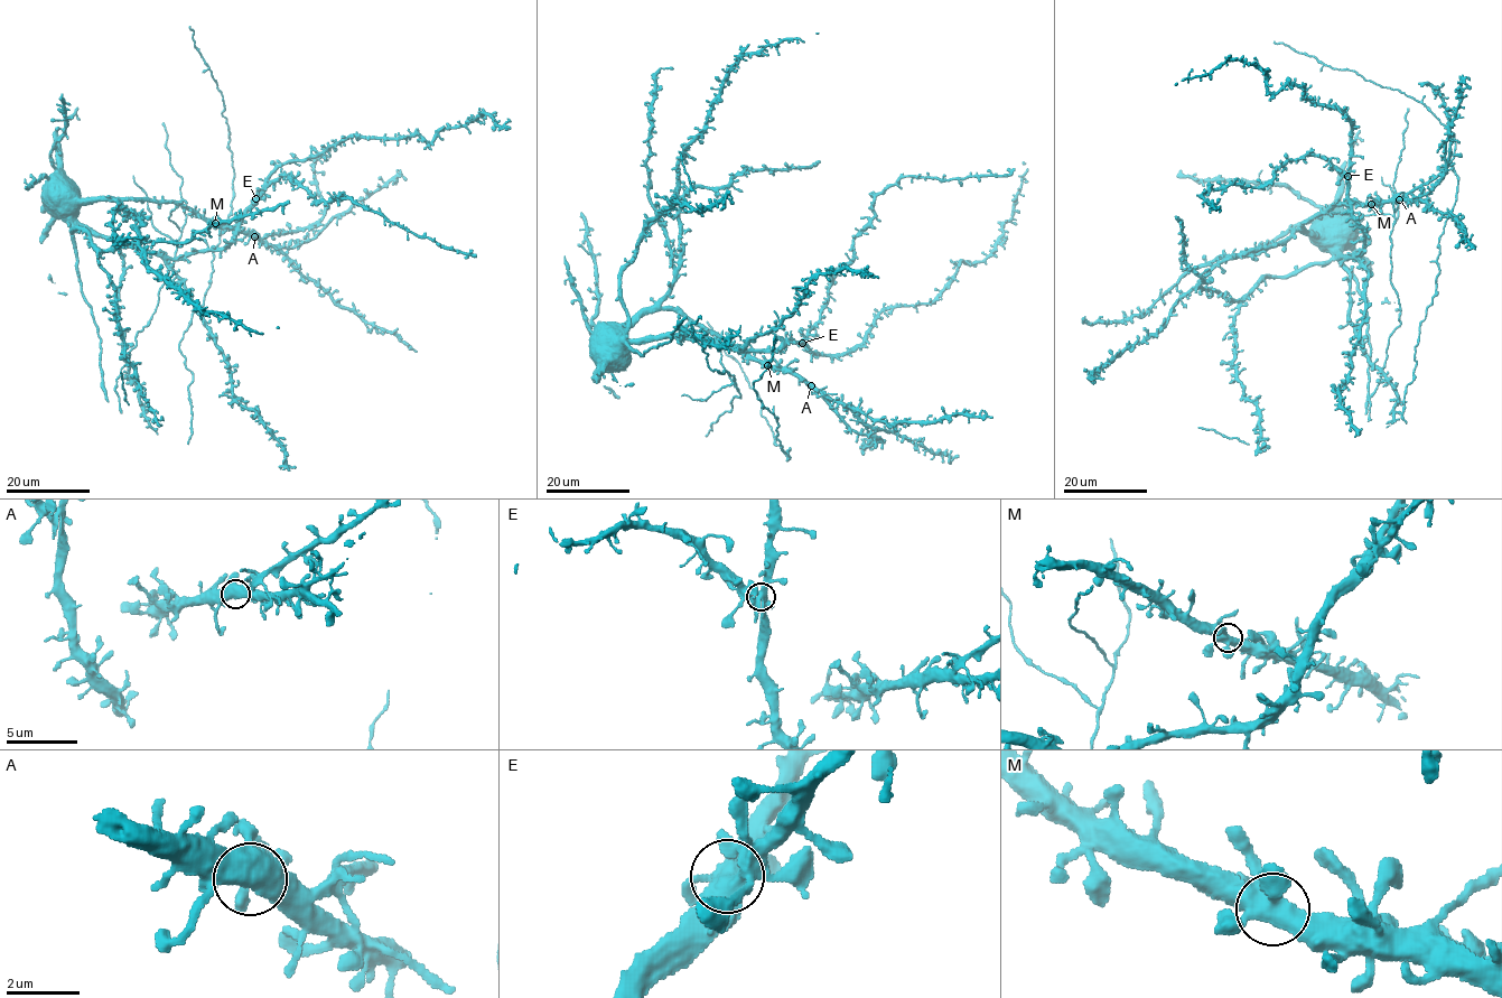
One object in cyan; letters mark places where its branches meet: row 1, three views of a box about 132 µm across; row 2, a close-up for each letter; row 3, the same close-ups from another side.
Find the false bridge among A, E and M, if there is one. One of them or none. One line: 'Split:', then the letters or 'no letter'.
Split: E

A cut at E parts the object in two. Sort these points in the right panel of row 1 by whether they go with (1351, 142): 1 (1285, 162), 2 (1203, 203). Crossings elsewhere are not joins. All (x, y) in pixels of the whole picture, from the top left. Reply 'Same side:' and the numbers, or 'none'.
Same side: none

